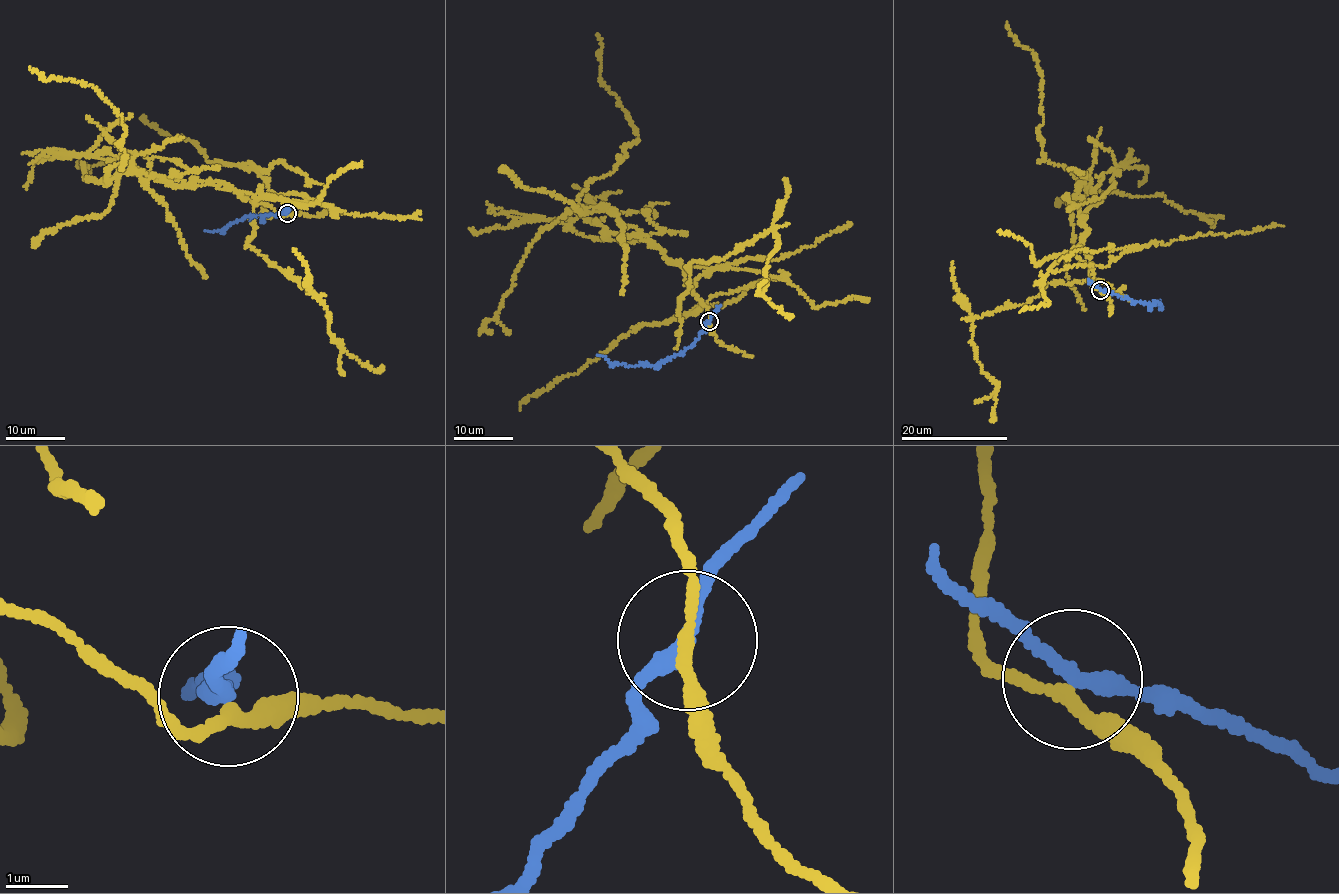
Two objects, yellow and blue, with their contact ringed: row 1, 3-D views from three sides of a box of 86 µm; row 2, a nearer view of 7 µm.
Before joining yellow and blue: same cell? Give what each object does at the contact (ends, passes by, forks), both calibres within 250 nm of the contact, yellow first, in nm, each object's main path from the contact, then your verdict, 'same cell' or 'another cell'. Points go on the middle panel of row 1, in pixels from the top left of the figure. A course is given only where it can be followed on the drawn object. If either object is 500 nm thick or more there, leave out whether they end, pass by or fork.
yellow passes by; blue passes by; calibres 190 and 240 nm; course yellow (708, 321), (686, 267), (770, 276), (714, 295), (685, 317), (644, 323), (530, 395), (519, 410); course blue (709, 321), (692, 345), (655, 366), (611, 363), (596, 354); another cell

